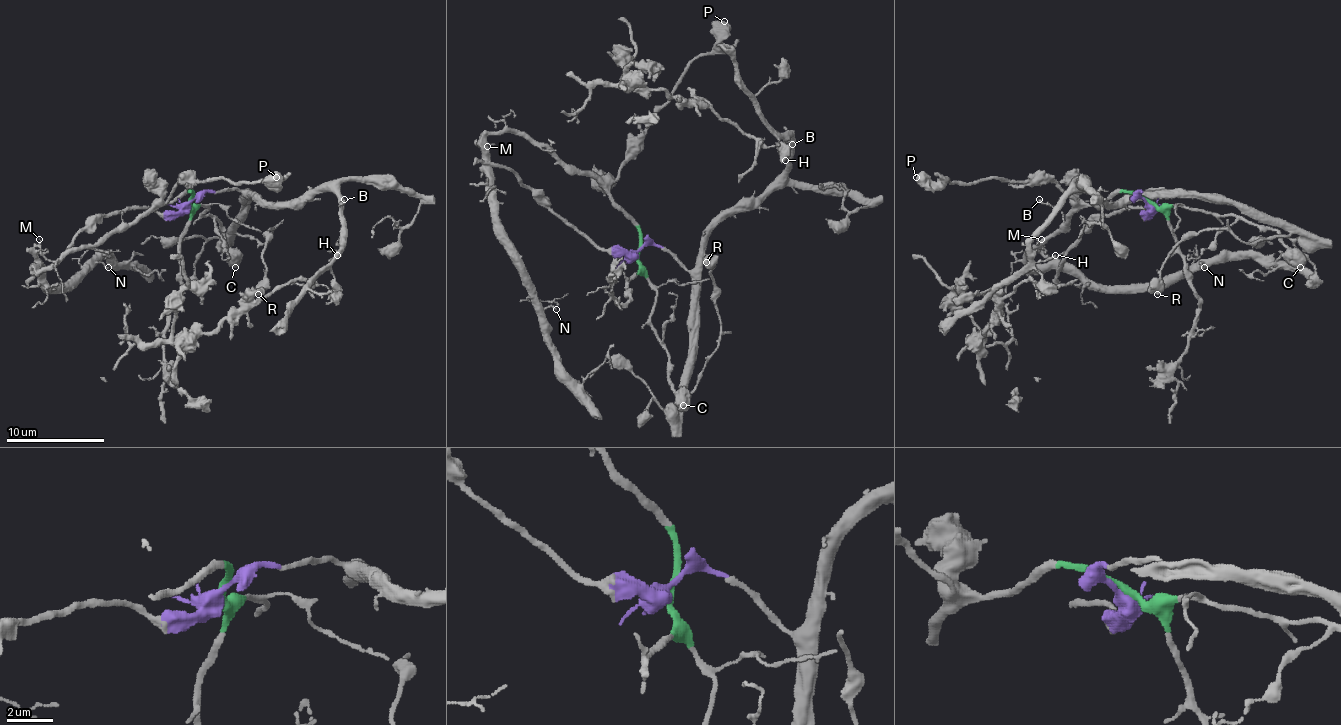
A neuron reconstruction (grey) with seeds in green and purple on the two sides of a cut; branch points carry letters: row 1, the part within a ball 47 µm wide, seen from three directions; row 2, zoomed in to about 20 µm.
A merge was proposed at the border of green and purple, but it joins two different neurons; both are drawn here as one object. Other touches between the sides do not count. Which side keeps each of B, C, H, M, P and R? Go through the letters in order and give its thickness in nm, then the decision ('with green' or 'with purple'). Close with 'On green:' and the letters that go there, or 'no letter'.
B: 120 nm thick; with purple
C: 650 nm thick; with green
H: 160 nm thick; with purple
M: 140 nm thick; with green
P: 750 nm thick; with green
R: 650 nm thick; with purple
On green: C, M, P

